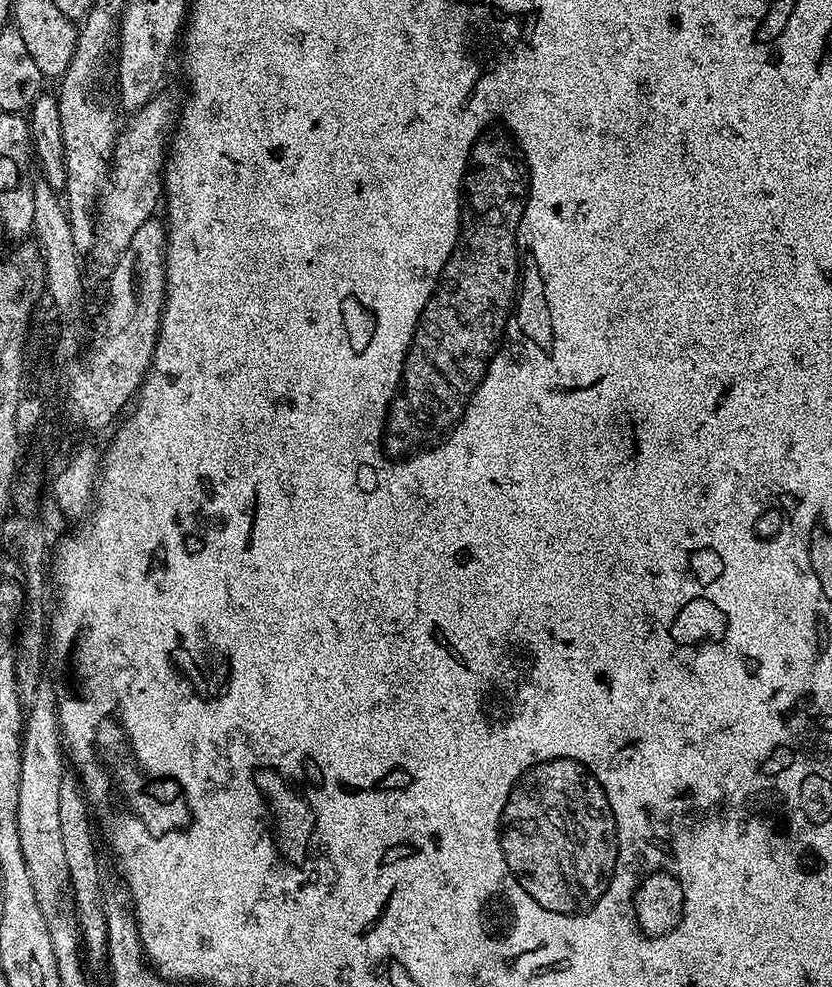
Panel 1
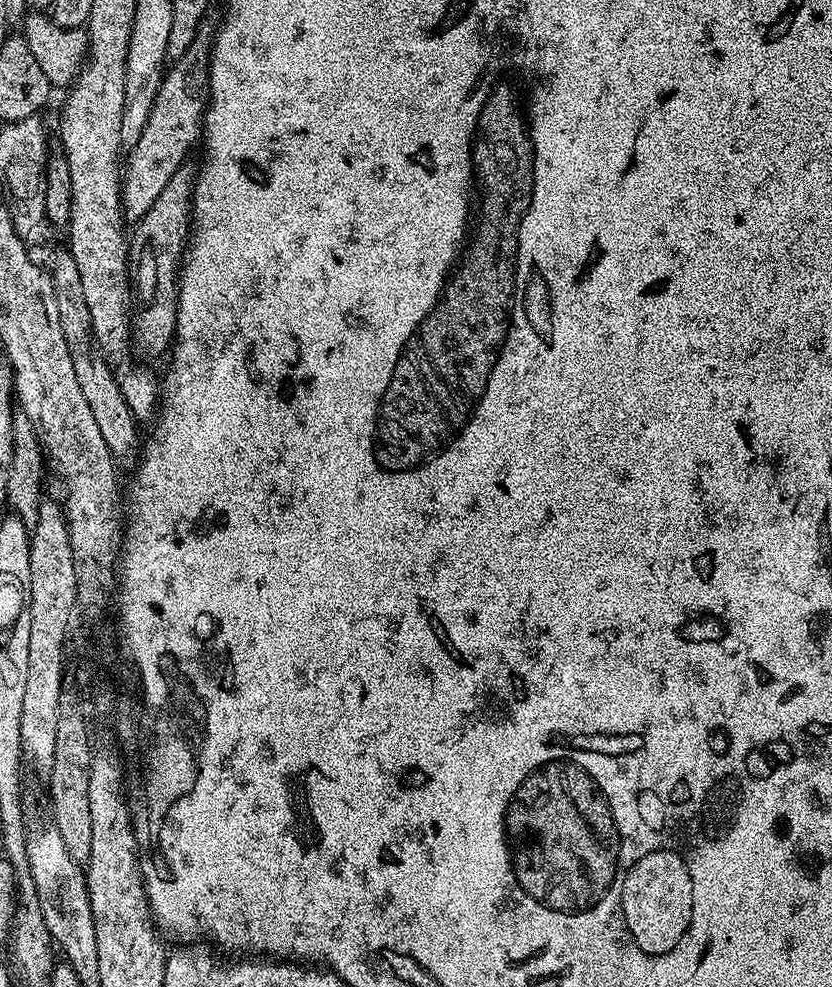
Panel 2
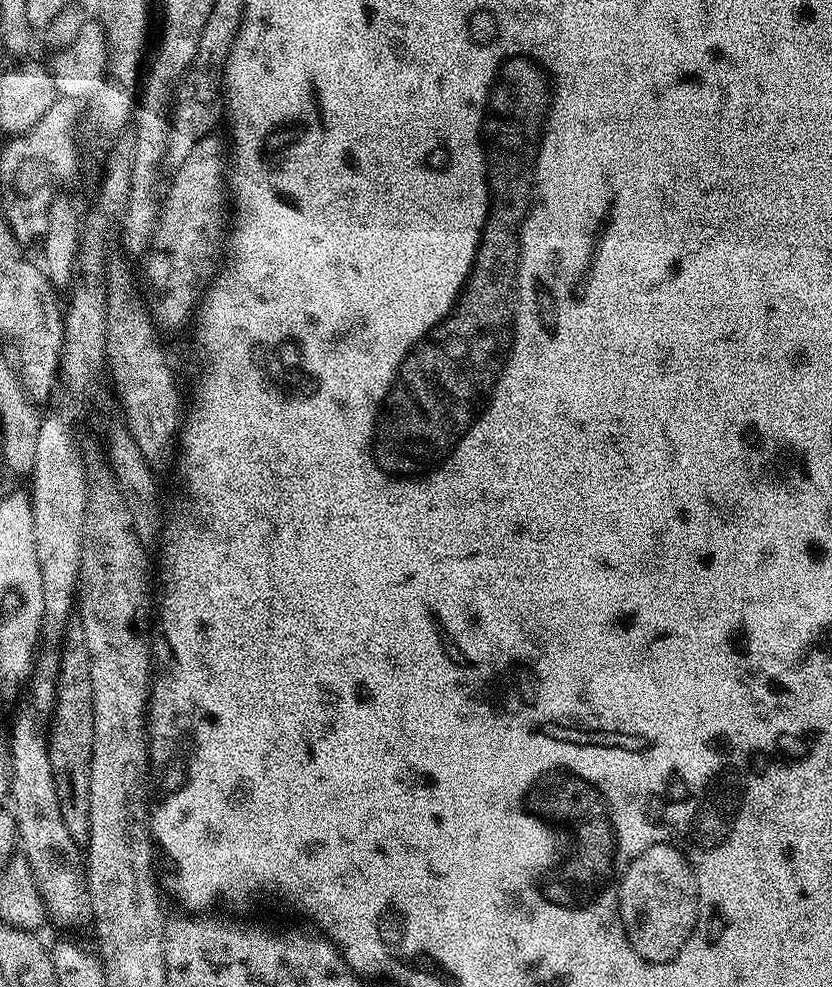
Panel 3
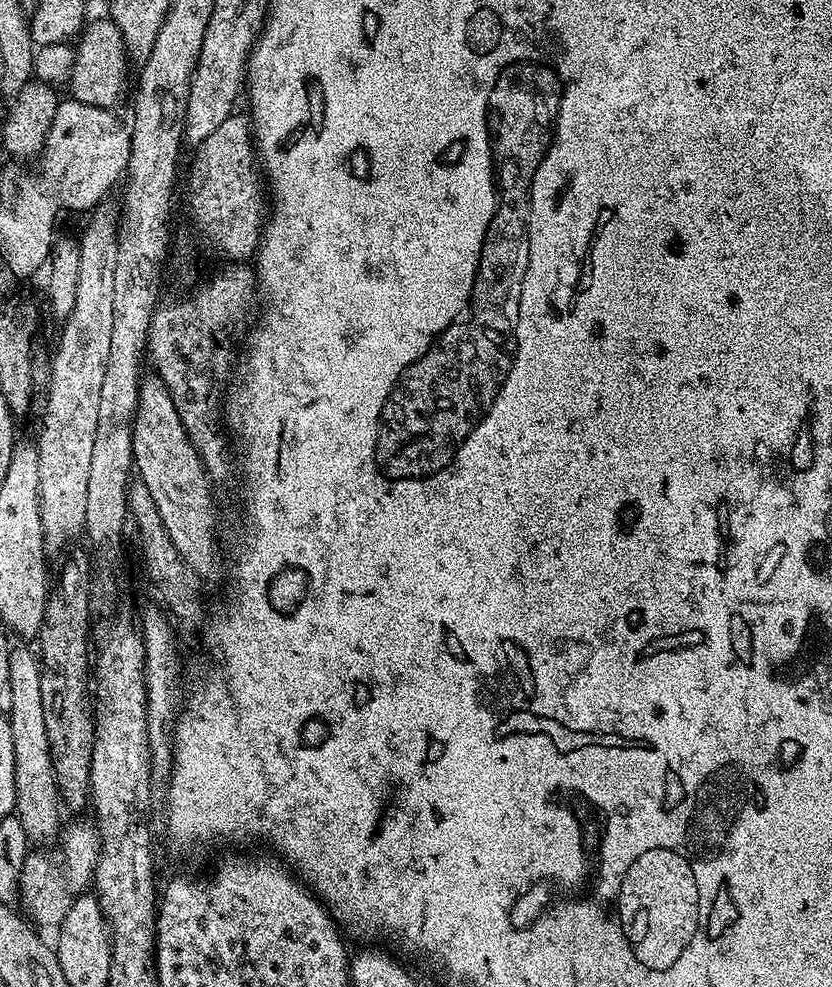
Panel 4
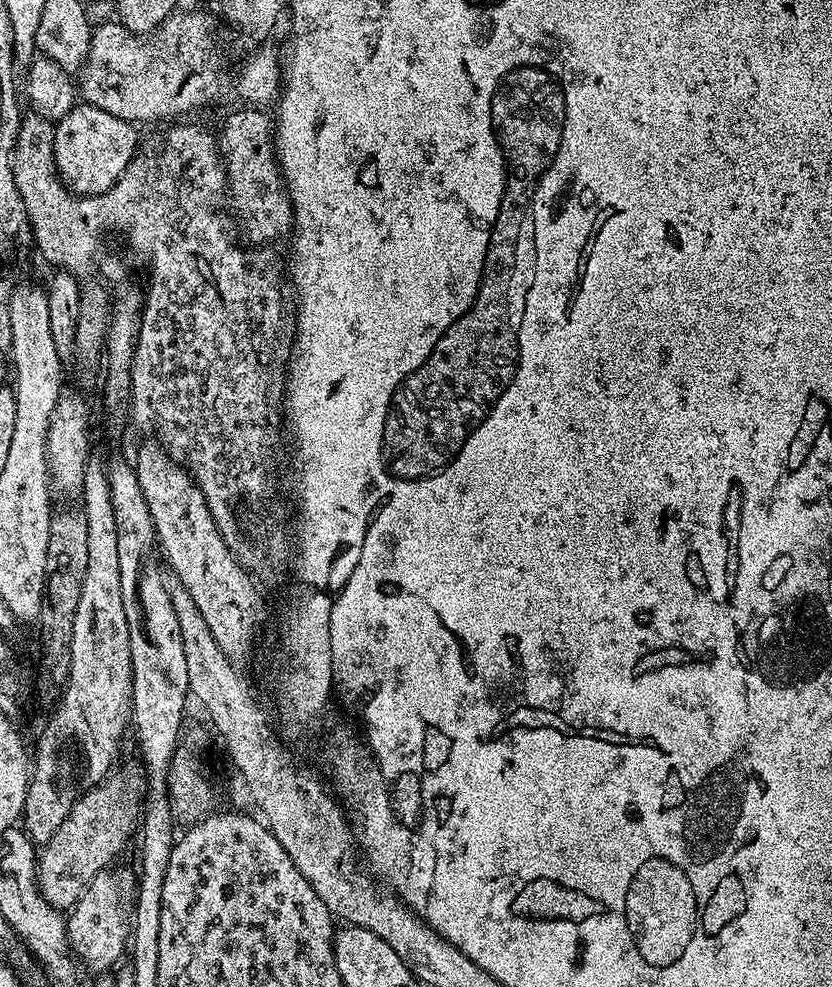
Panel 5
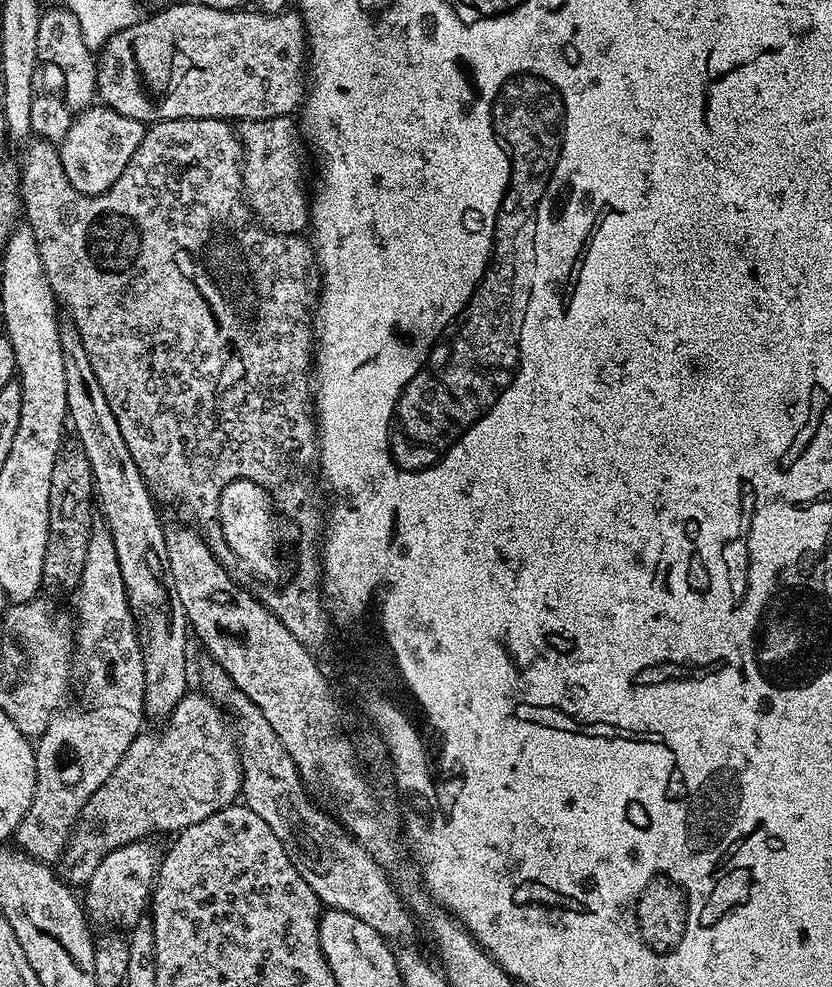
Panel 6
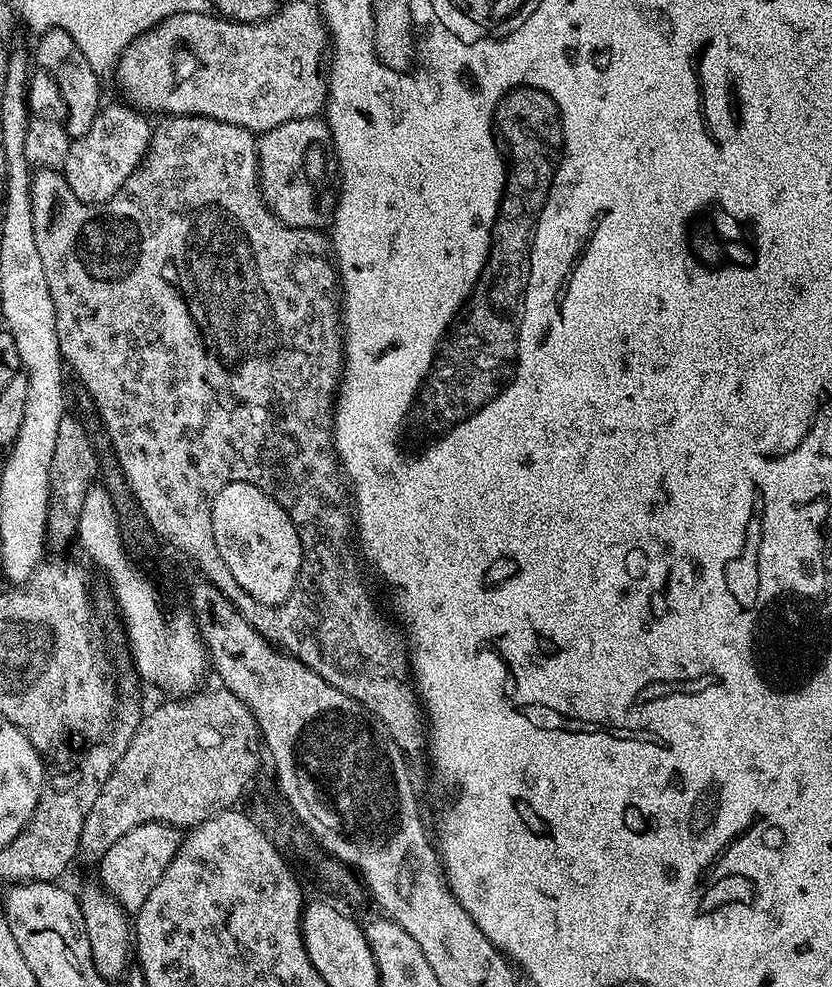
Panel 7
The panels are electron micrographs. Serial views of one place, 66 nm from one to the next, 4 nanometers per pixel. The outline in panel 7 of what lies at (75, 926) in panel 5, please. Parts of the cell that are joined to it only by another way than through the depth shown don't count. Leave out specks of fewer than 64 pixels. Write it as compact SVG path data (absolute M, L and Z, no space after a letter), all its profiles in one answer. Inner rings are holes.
M151 820L142 826L134 826L134 830L122 834L122 838L118 838L118 842L114 842L114 846L110 846L110 850L106 850L106 854L100 857L99 883L122 905L125 912L136 913L142 902L146 902L150 890L158 886L158 878L166 874L170 862L178 854L181 839L181 829L172 824L163 824L161 820Z

